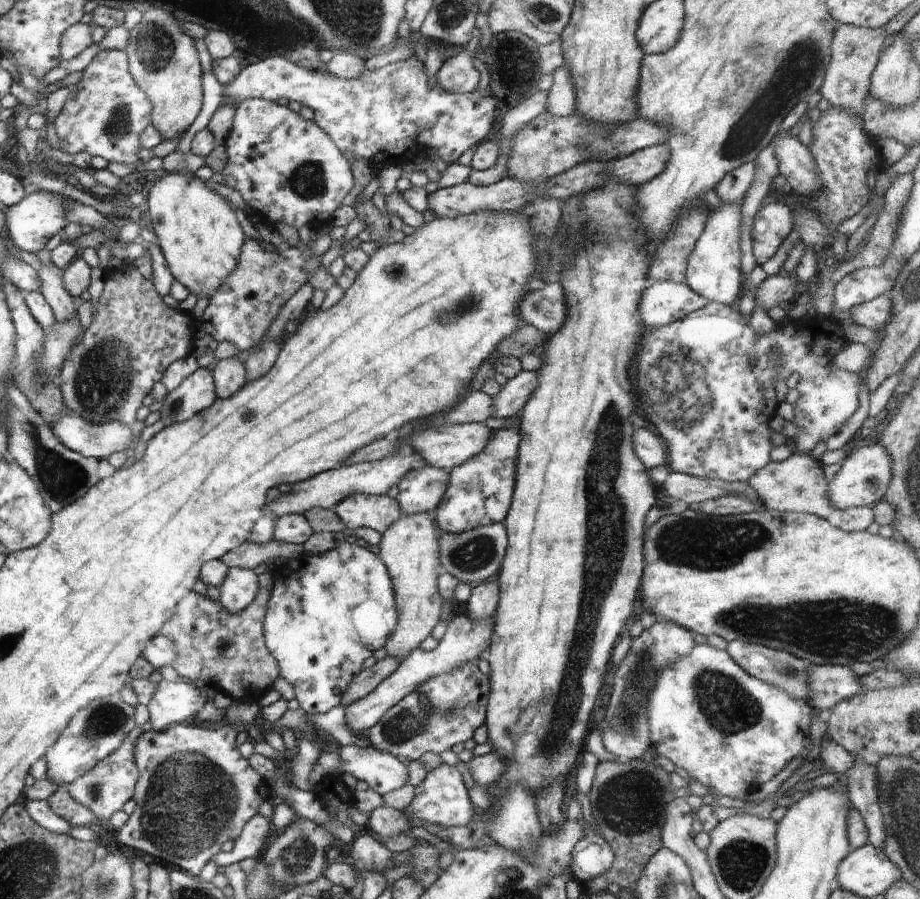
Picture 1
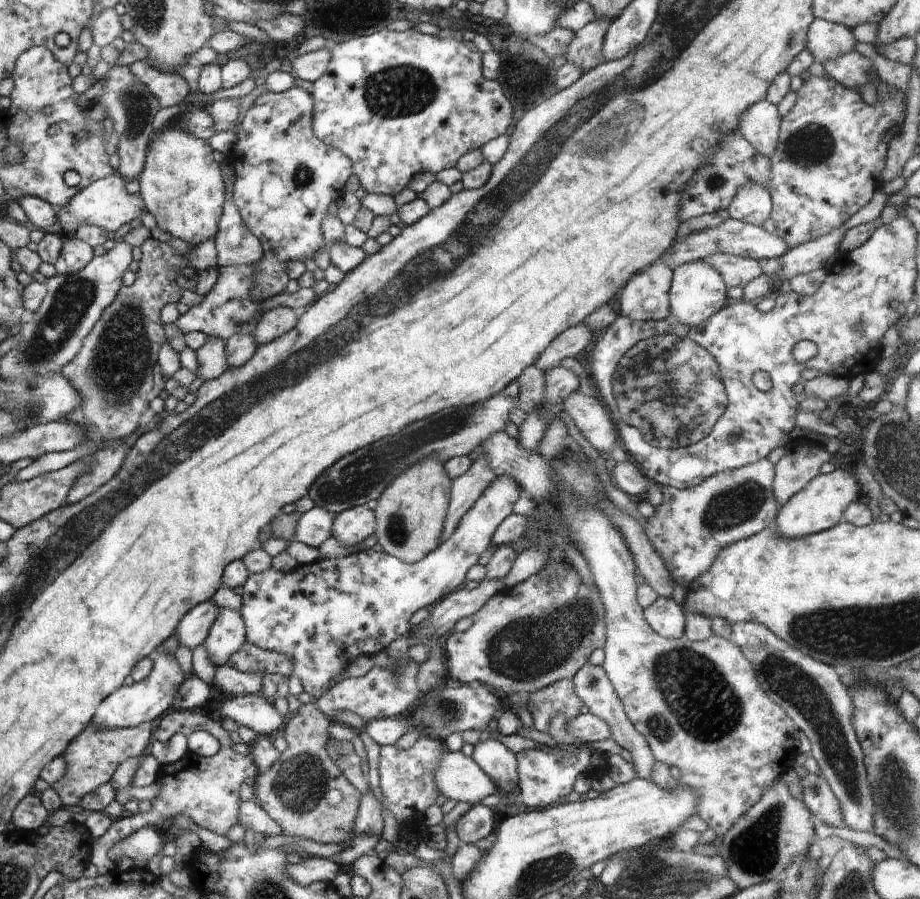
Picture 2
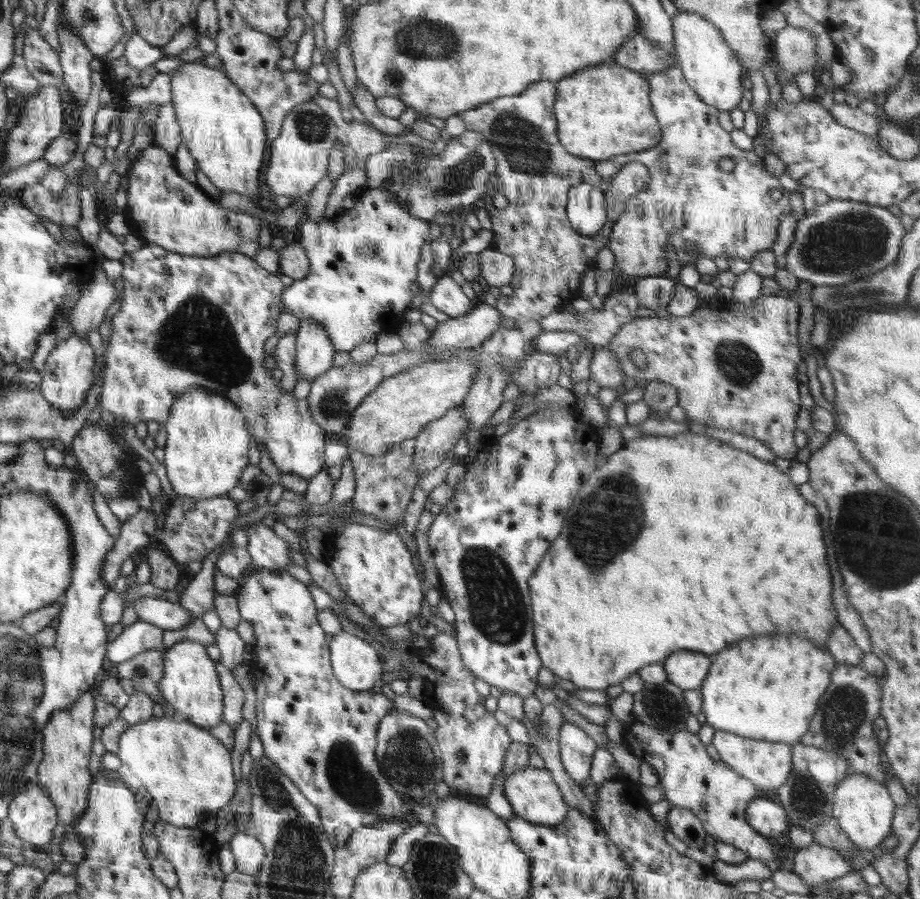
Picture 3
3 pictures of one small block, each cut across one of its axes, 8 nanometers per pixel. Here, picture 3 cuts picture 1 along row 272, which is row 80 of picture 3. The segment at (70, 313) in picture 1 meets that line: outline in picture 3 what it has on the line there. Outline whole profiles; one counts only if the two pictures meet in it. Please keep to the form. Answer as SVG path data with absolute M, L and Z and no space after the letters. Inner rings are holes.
M26 24L23 57L30 76L41 86L52 85L61 89L63 72L57 53L42 35Z

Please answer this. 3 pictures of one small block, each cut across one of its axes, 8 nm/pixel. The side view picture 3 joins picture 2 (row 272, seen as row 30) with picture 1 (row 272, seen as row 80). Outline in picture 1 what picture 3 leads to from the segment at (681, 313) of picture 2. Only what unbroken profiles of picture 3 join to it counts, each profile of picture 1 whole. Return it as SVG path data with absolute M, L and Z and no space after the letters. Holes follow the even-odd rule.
M722 204L718 210L711 211L705 230L688 258L684 283L708 301L731 305L742 293L744 274L741 271L740 224L742 212L738 204Z

